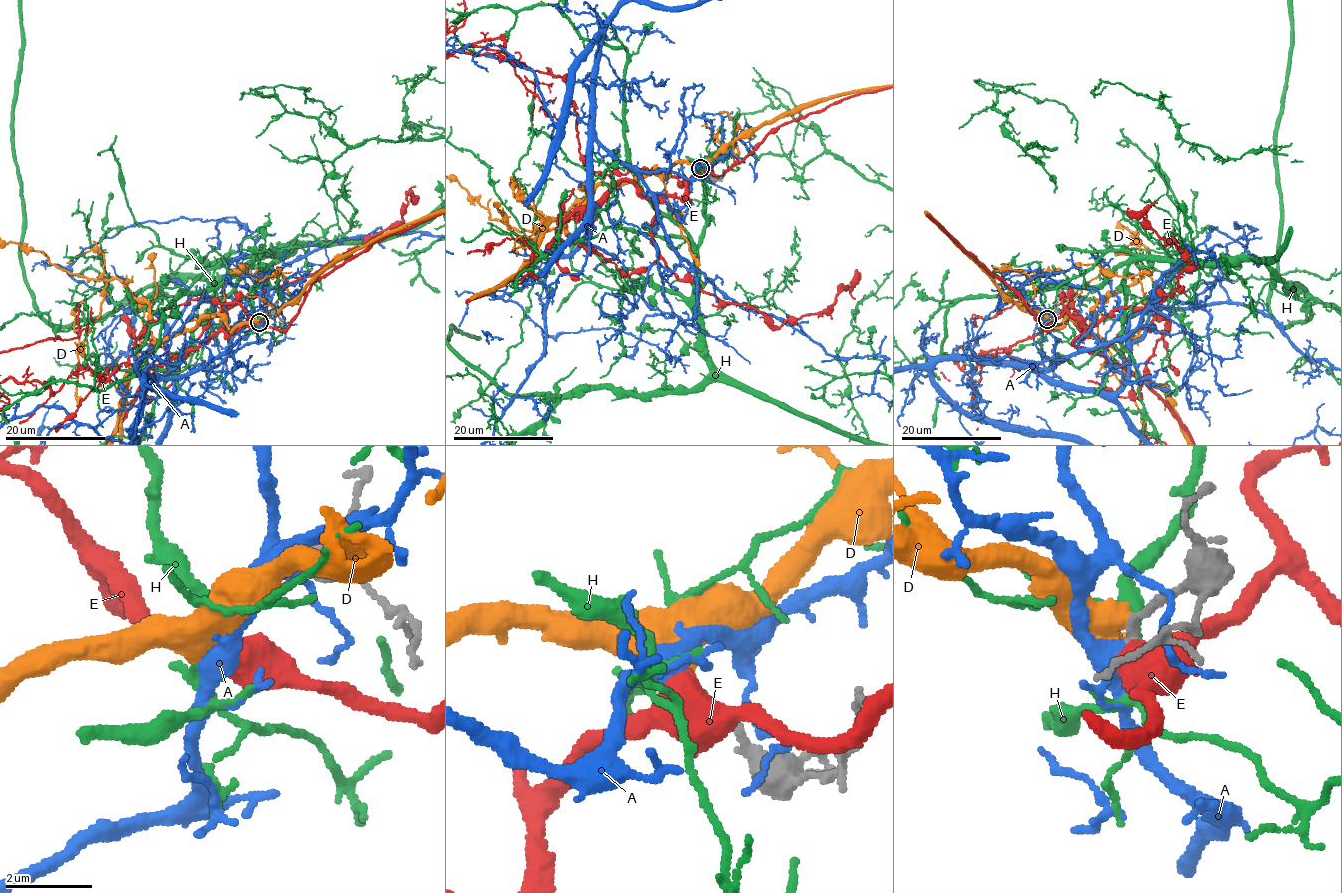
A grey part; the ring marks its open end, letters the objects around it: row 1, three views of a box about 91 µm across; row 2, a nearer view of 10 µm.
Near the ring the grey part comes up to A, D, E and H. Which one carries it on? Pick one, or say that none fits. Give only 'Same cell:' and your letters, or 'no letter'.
Same cell: no letter

